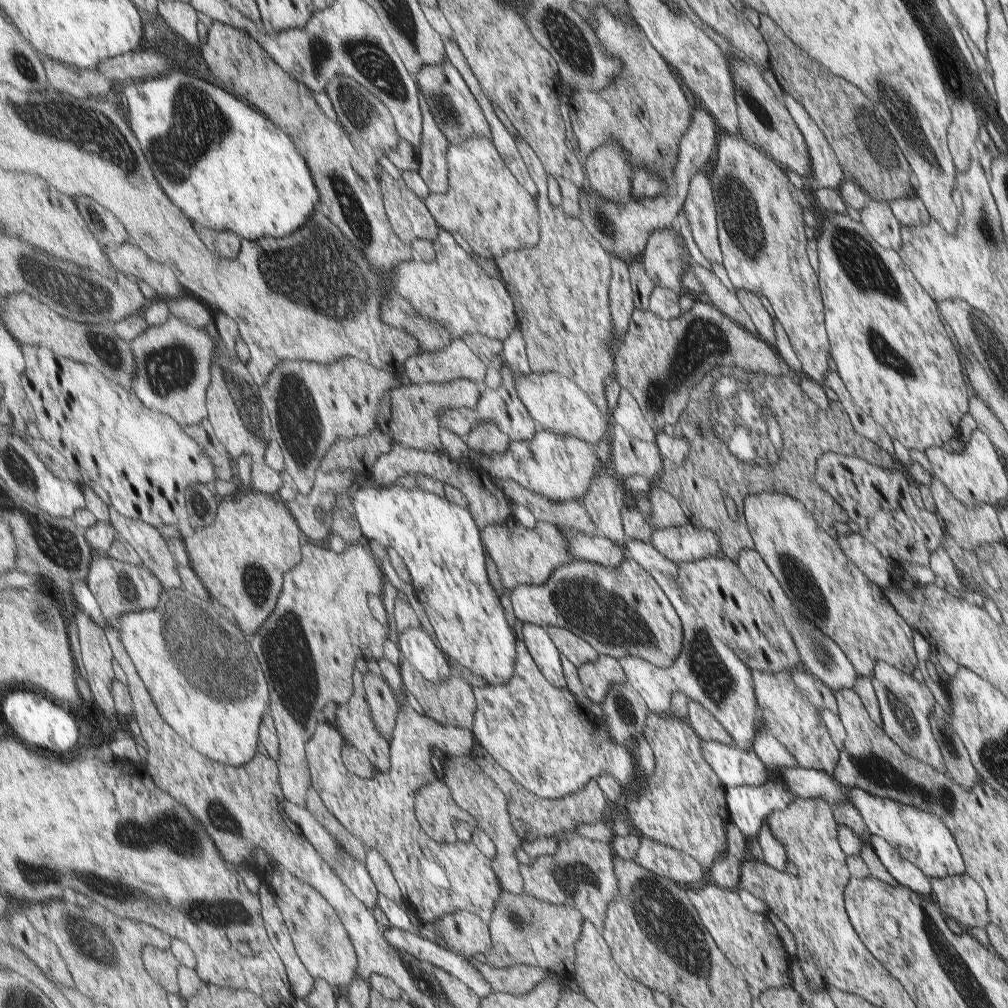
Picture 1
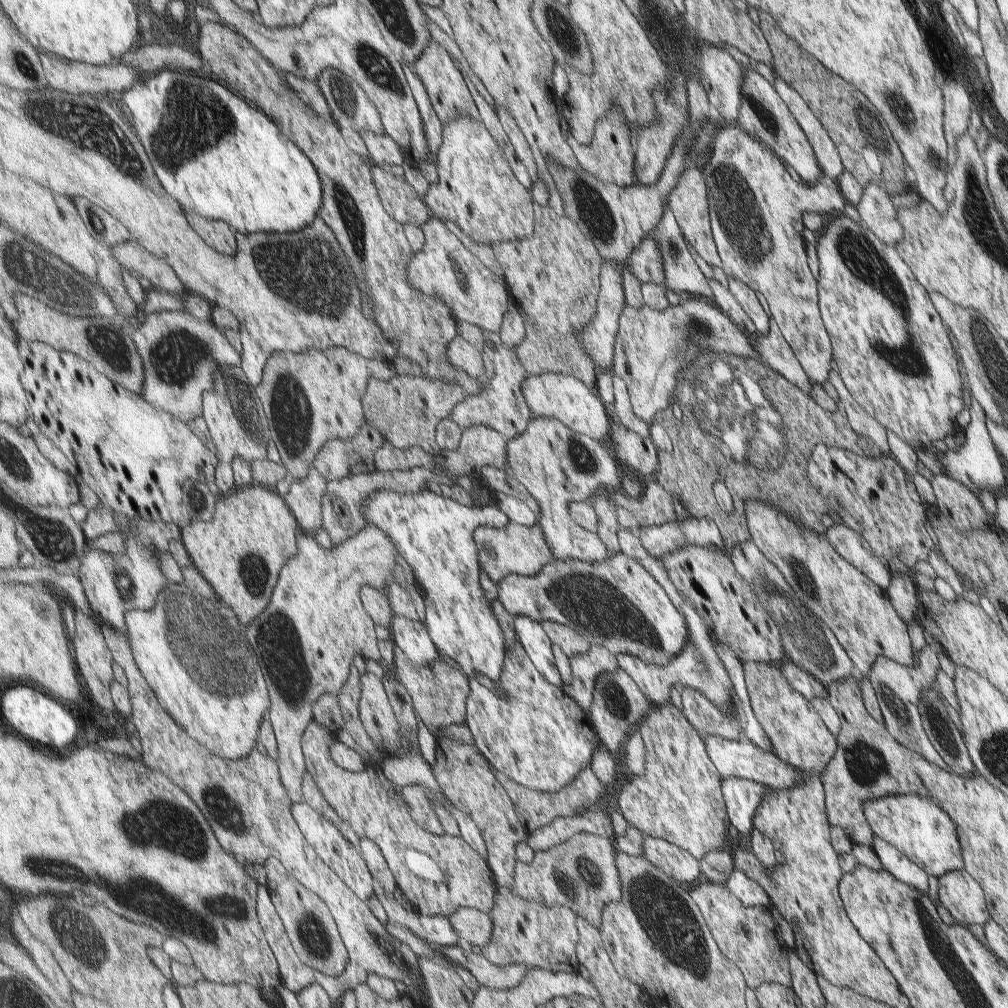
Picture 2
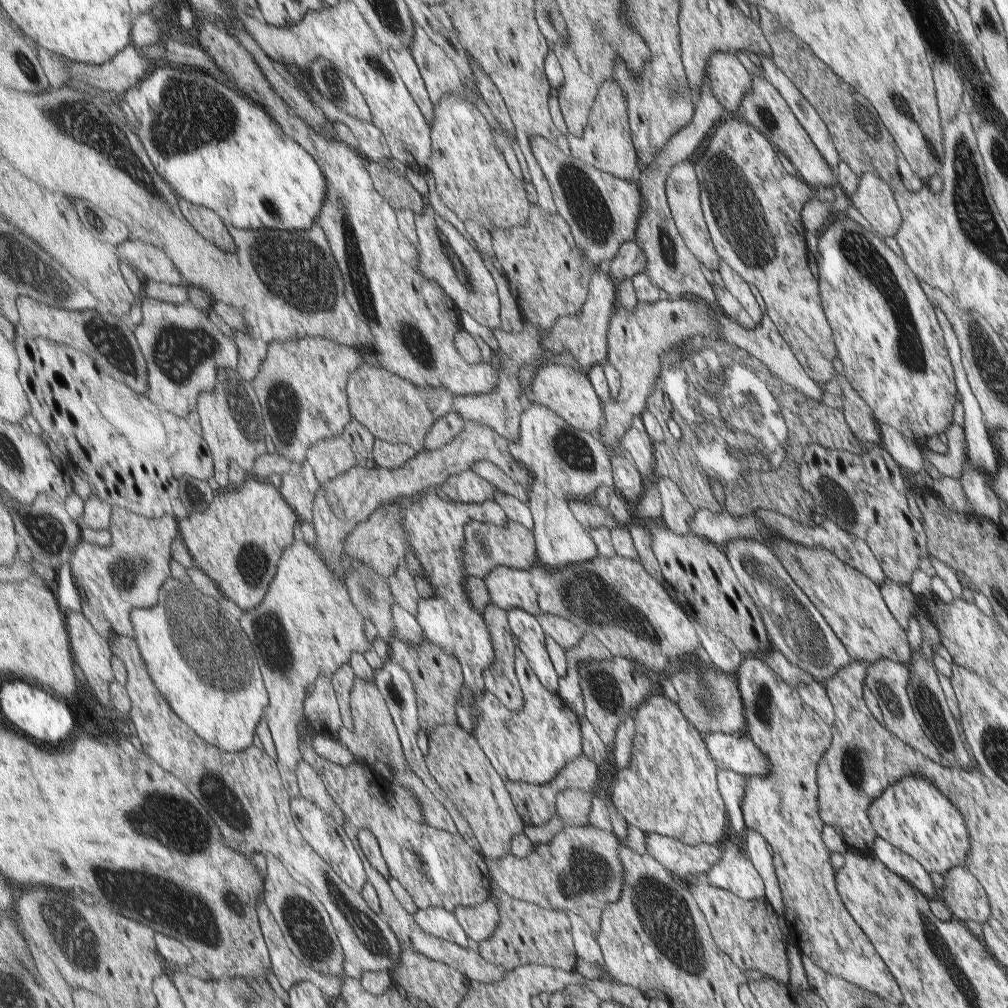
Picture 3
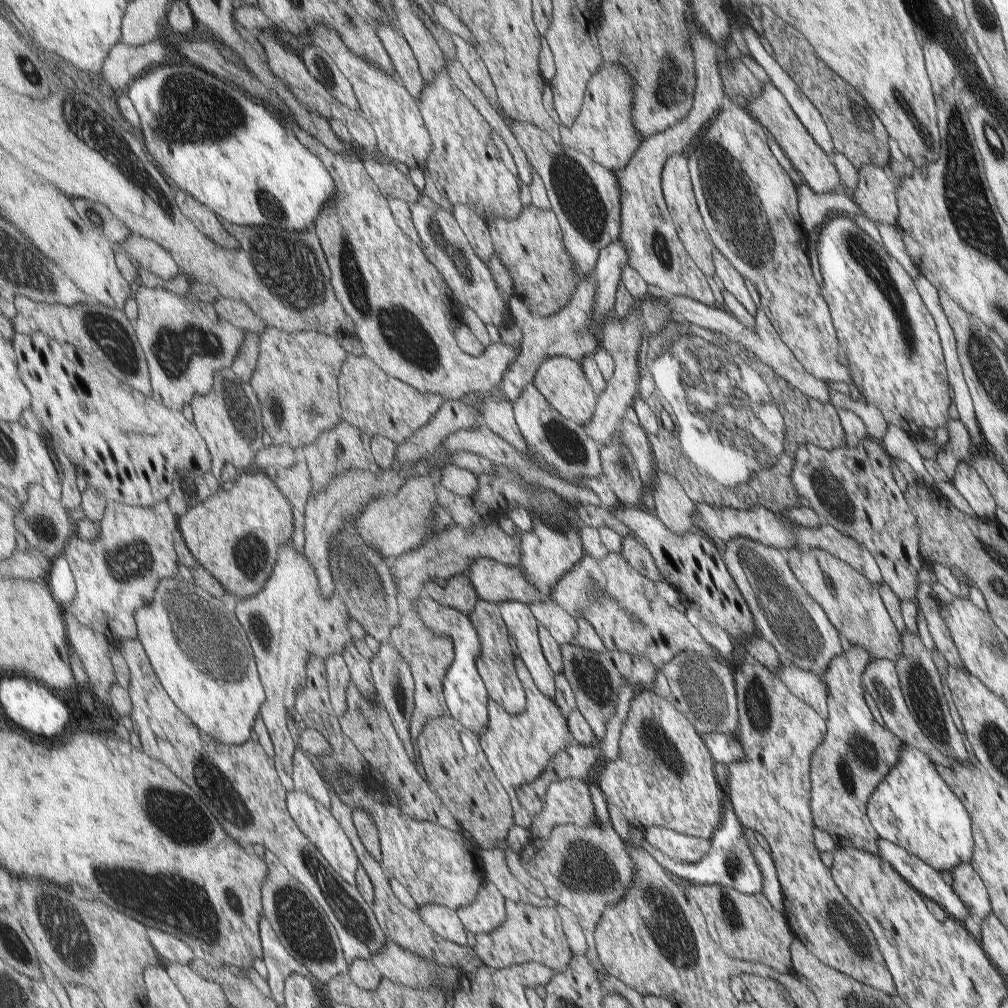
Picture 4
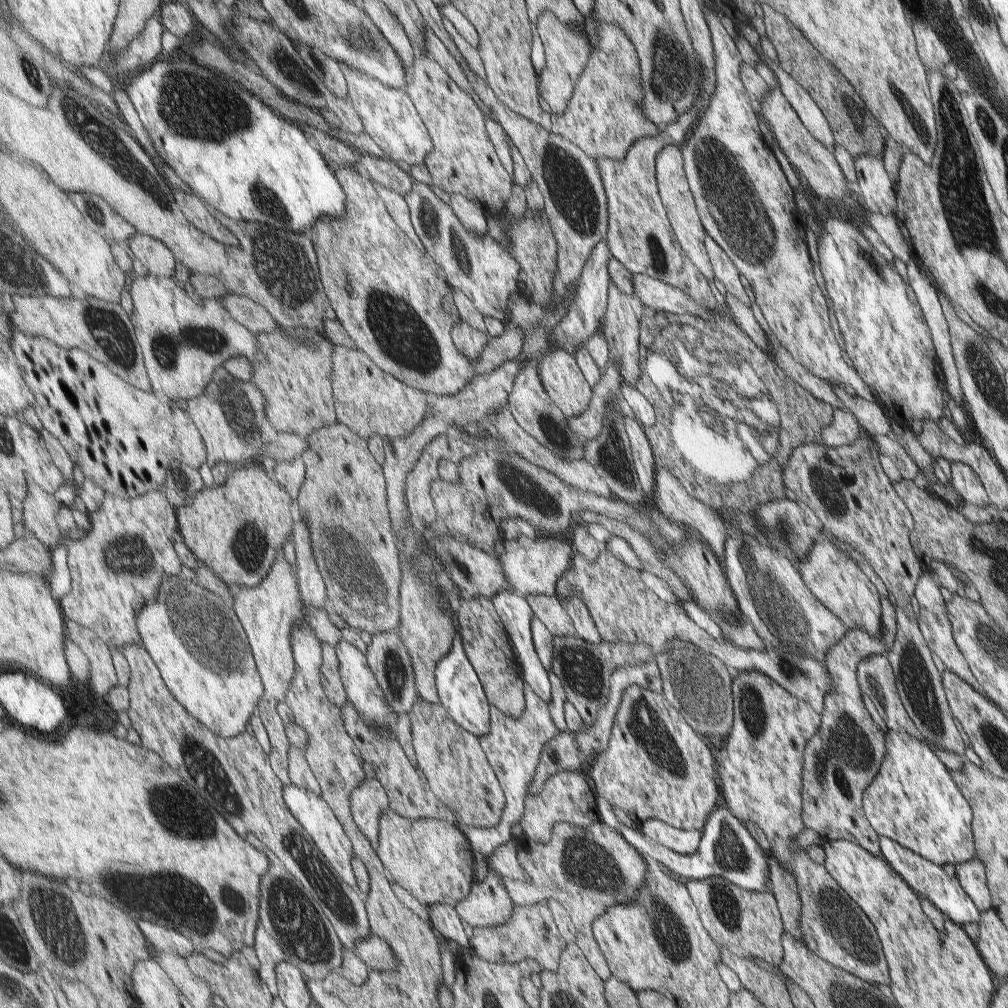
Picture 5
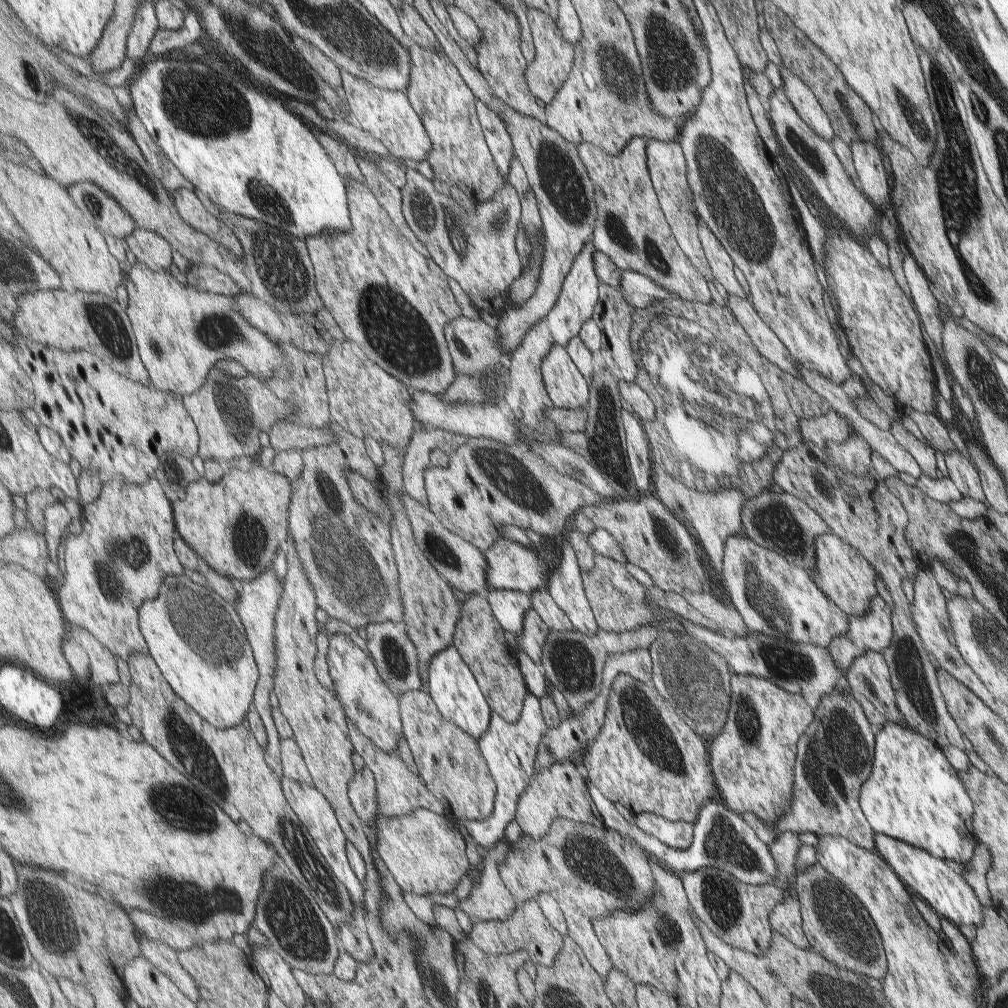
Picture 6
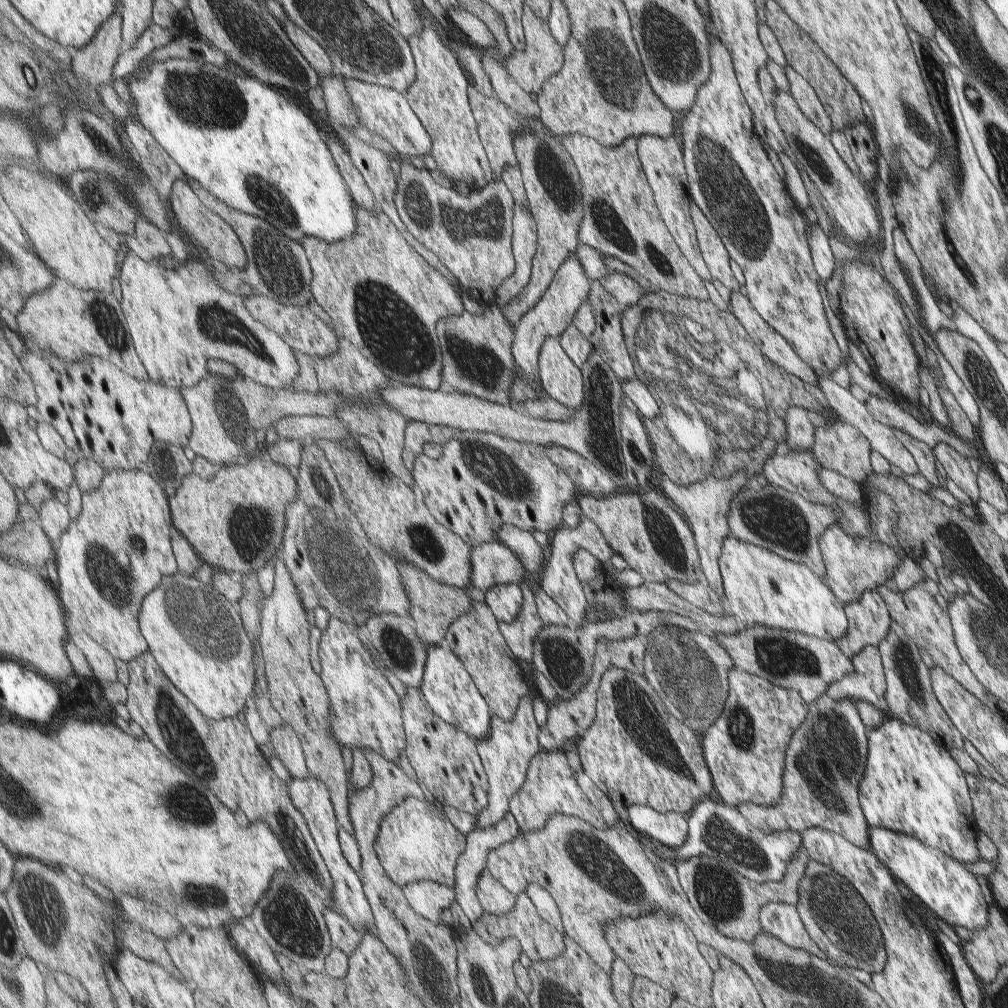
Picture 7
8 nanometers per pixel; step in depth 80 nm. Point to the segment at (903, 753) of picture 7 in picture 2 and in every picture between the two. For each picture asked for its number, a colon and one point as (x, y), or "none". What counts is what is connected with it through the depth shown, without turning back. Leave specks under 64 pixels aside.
2: (920, 830)
3: (913, 814)
4: (913, 808)
5: (913, 800)
6: (913, 794)

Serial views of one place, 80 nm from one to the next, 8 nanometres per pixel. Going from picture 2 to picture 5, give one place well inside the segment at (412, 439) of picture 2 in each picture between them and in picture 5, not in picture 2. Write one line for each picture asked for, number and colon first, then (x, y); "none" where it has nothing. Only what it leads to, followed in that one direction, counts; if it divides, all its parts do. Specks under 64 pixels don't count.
3: (395, 410)
4: (375, 402)
5: (371, 401)

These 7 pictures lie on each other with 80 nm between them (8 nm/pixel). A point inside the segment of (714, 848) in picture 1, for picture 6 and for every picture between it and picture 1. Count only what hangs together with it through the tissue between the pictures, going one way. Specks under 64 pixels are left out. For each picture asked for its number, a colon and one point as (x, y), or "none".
2: (678, 799)
3: (671, 788)
4: (666, 776)
5: (658, 766)
6: (647, 758)

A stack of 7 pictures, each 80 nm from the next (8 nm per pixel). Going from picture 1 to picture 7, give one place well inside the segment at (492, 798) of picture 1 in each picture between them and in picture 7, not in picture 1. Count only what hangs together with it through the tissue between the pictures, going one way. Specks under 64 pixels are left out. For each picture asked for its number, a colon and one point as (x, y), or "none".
2: (464, 773)
3: (456, 759)
4: (452, 757)
5: (452, 759)
6: (450, 761)
7: (446, 759)

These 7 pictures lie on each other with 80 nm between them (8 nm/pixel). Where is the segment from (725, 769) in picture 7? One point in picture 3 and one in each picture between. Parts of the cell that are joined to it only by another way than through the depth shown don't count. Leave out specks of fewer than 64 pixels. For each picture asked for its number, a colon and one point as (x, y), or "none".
3: (783, 807)
4: (768, 788)
5: (760, 762)
6: (753, 758)

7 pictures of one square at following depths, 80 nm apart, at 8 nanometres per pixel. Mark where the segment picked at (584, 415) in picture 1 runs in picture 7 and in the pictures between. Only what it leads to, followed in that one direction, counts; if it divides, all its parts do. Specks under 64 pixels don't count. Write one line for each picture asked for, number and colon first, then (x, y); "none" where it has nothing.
2: (563, 397)
3: (570, 393)
4: (562, 380)
5: (561, 375)
6: (566, 384)
7: (562, 379)

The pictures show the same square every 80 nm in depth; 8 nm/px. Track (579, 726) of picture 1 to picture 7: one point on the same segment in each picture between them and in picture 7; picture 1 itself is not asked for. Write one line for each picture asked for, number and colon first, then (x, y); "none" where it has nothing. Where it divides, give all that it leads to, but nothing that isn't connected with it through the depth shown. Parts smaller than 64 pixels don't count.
2: (539, 735)
3: (534, 744)
4: (519, 747)
5: (514, 745)
6: (511, 749)
7: (507, 754)

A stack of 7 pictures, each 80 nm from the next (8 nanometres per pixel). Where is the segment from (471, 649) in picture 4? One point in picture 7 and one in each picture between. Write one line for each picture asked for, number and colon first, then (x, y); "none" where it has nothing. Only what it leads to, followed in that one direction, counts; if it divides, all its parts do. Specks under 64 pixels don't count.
5: (461, 690)
6: (454, 687)
7: (451, 691)

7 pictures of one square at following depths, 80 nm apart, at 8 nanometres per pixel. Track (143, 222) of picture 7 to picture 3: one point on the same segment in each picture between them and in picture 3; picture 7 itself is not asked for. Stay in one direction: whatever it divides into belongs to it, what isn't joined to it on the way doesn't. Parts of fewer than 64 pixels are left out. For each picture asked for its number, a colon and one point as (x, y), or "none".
3: (152, 262)
4: (150, 255)
5: (156, 256)
6: (148, 247)

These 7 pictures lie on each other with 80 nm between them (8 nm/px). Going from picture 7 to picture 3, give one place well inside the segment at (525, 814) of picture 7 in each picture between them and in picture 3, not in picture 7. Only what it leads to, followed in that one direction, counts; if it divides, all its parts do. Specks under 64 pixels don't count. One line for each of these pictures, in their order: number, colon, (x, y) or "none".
3: (575, 805)
4: (569, 801)
5: (566, 798)
6: (562, 791)

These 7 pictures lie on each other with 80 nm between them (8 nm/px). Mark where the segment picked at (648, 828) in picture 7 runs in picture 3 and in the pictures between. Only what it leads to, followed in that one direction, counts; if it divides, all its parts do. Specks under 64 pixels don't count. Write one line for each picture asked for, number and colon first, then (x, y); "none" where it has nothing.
3: (677, 858)
4: (681, 848)
5: (684, 842)
6: (677, 834)

